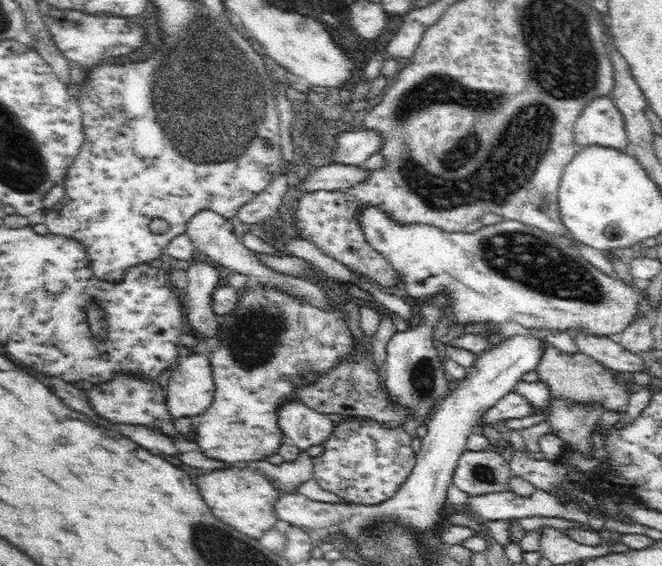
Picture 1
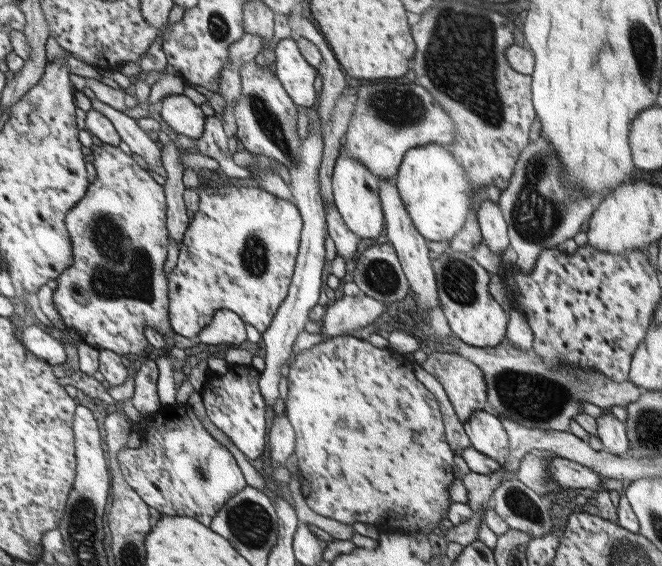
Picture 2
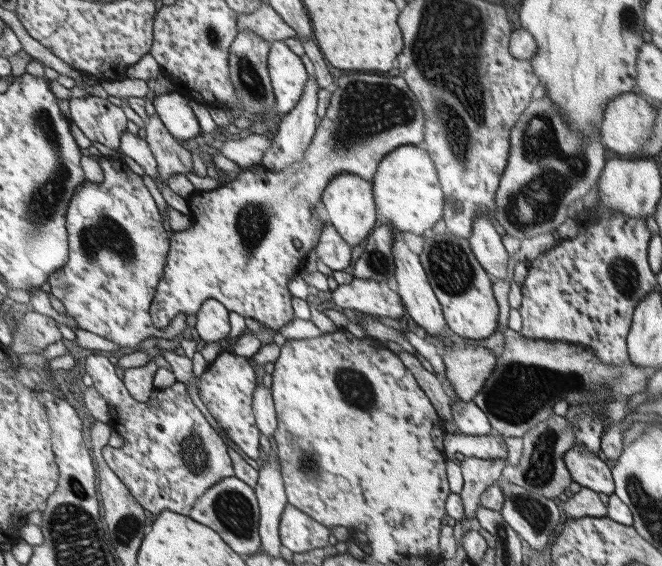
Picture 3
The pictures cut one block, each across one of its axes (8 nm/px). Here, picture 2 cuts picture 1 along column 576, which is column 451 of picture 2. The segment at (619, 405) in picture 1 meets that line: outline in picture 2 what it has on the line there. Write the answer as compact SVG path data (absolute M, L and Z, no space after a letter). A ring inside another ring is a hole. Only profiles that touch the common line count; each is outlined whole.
M436 351L428 355L420 366L442 384L460 422L471 419L475 411L488 409L487 378L484 377L483 370L468 361L468 358L456 353Z

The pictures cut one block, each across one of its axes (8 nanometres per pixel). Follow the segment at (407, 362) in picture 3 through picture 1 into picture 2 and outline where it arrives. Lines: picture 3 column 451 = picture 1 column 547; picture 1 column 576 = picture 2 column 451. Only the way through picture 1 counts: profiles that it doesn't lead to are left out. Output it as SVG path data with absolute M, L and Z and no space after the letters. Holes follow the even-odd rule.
M414 364L413 370L418 376L418 381L422 382L436 396L436 400L440 402L440 410L444 414L444 426L446 426L446 440L448 440L452 452L461 455L471 444L464 431L463 423L460 422L457 414L454 414L452 403L449 401L444 387L434 376L423 370L420 365Z

